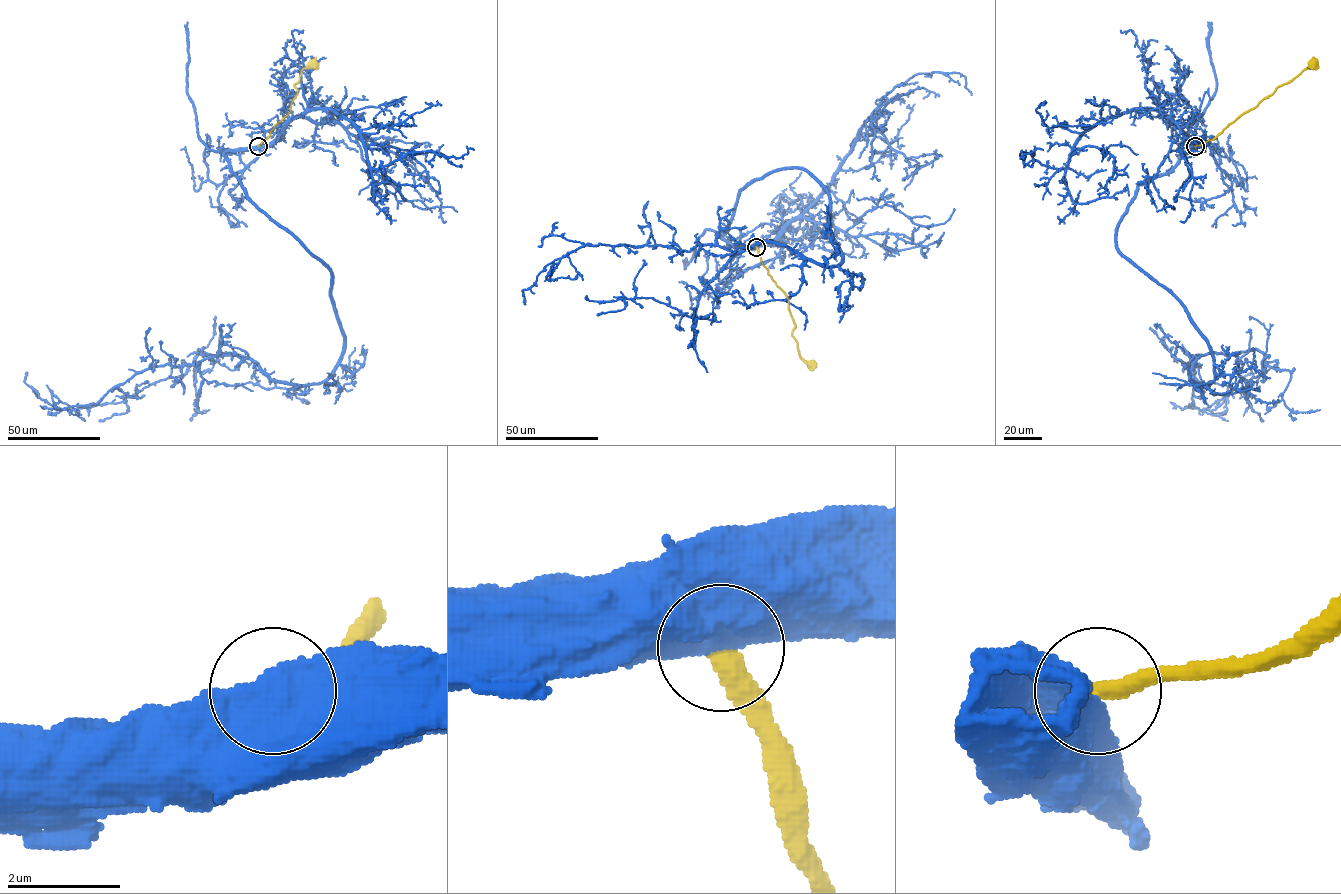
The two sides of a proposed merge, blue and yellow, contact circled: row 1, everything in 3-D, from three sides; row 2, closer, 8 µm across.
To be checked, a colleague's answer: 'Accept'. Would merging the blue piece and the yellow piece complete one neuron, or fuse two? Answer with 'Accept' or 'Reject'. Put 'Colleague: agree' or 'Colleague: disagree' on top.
Colleague: disagree
Reject

